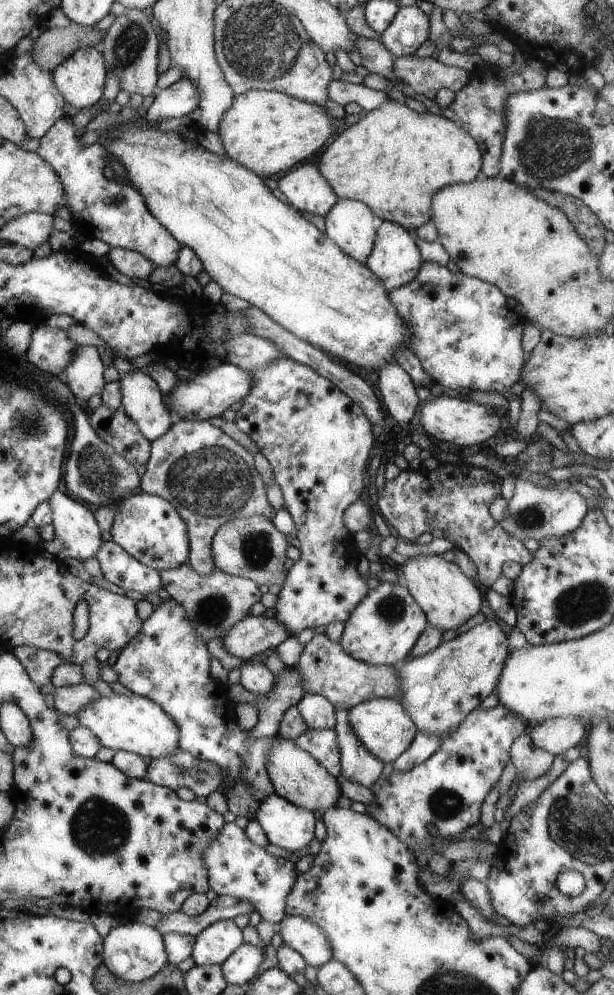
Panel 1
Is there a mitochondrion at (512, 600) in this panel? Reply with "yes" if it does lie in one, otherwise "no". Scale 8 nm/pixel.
no

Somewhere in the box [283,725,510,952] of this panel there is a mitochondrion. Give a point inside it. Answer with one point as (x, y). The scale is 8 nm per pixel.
(444, 803)

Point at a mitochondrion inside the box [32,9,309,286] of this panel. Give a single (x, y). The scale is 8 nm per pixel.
(131, 41)

